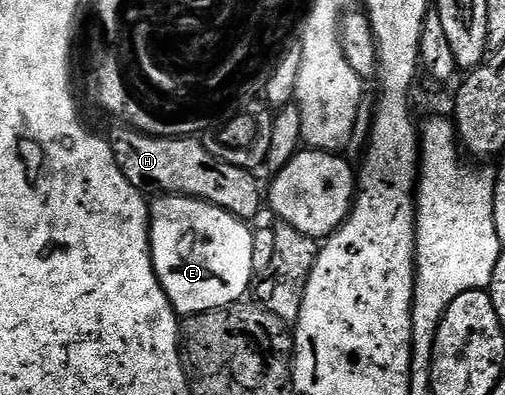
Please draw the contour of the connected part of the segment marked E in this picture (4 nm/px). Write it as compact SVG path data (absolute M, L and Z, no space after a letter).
M162 194L161 199L152 200L149 203L149 251L153 255L153 268L157 274L157 279L161 283L161 287L165 290L165 295L173 304L174 311L182 316L197 315L200 311L214 311L220 307L230 307L232 303L244 300L246 298L245 290L250 290L251 284L255 279L255 272L251 265L251 245L253 244L253 231L250 224L244 219L237 219L231 213L227 213L223 209L219 209L210 203L204 203L201 199L193 199L190 195L170 195Z

